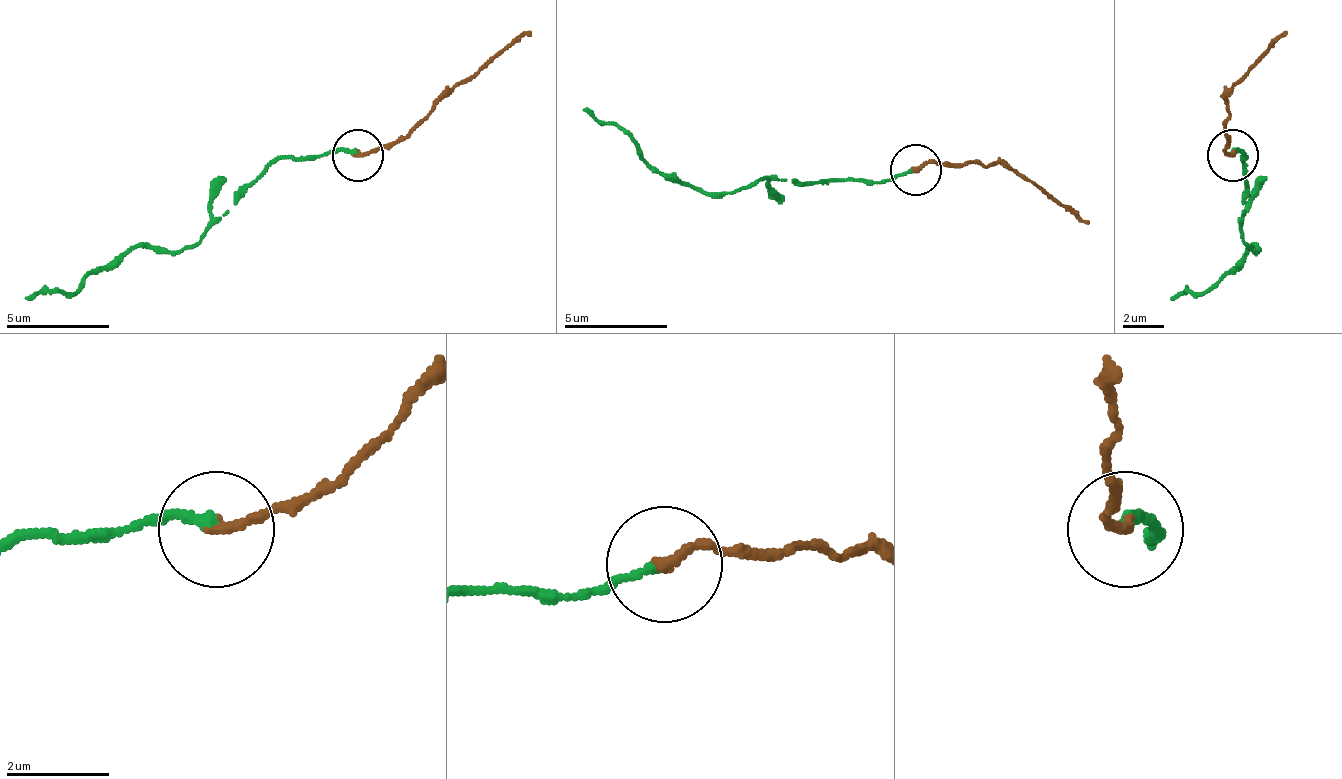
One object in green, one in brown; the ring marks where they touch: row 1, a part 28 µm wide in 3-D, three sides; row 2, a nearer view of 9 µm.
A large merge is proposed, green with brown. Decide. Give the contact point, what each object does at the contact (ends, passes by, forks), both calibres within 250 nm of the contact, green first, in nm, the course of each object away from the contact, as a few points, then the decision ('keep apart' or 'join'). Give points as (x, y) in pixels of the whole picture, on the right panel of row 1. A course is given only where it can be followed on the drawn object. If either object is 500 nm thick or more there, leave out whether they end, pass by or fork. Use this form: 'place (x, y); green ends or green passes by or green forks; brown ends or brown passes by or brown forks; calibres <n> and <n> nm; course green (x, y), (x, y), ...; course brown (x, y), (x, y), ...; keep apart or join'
place (1232, 155); green ends; brown ends; calibres 200 and 190 nm; course green (1234, 151), (1244, 156), (1249, 244), (1254, 249), (1203, 291), (1172, 296); course brown (1234, 156), (1223, 146), (1229, 94), (1285, 32); join

